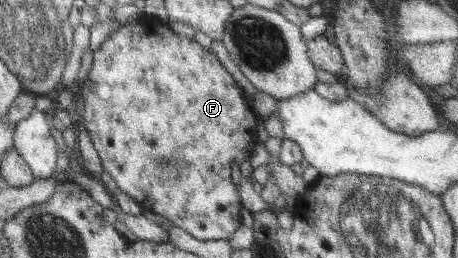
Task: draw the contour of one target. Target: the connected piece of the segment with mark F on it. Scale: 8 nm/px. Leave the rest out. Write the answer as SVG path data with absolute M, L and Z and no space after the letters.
M154 20L154 26L139 21L137 23L122 24L117 31L110 33L108 38L102 42L101 46L93 52L93 64L90 68L88 77L79 82L81 96L84 97L84 106L82 106L82 124L88 131L88 136L98 151L102 160L102 167L114 180L117 187L133 198L142 209L160 214L166 220L167 224L173 224L188 232L192 237L198 240L229 240L237 233L240 228L240 196L236 194L238 188L232 182L232 162L235 166L250 158L252 138L256 137L256 114L248 108L244 98L240 98L240 88L236 86L234 78L226 72L226 68L220 64L220 60L212 54L212 50L204 50L200 43L192 37L172 32L158 20Z

